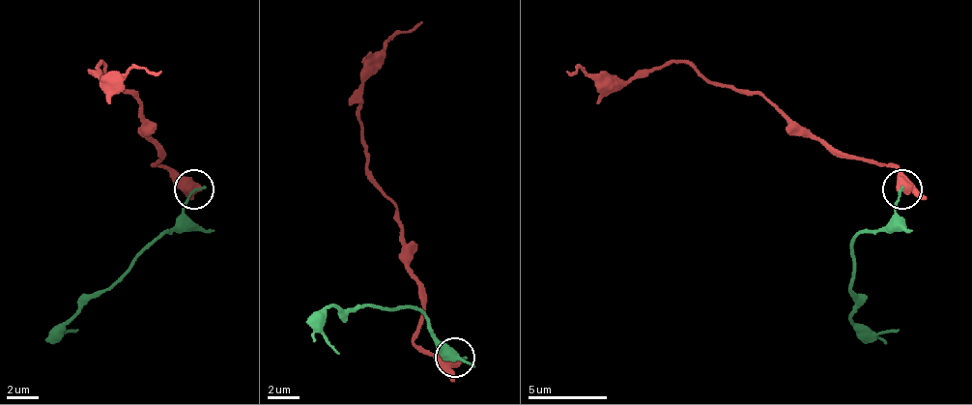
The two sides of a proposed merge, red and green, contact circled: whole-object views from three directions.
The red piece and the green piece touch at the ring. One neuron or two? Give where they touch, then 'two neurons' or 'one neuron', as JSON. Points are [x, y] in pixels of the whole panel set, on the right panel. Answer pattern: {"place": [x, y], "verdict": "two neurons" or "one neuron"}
{"place": [902, 188], "verdict": "two neurons"}

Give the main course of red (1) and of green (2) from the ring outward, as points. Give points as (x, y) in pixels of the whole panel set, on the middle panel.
1: (455, 359), (415, 342), (423, 287), (360, 140), (360, 88), (376, 52), (423, 20)
2: (455, 359), (432, 334), (428, 319), (412, 306), (328, 306), (325, 338), (340, 355)

